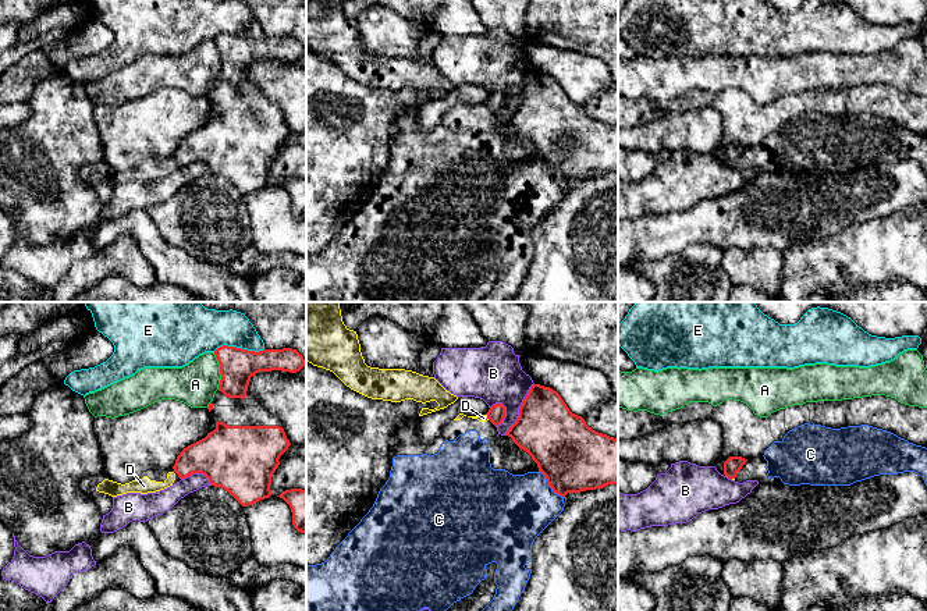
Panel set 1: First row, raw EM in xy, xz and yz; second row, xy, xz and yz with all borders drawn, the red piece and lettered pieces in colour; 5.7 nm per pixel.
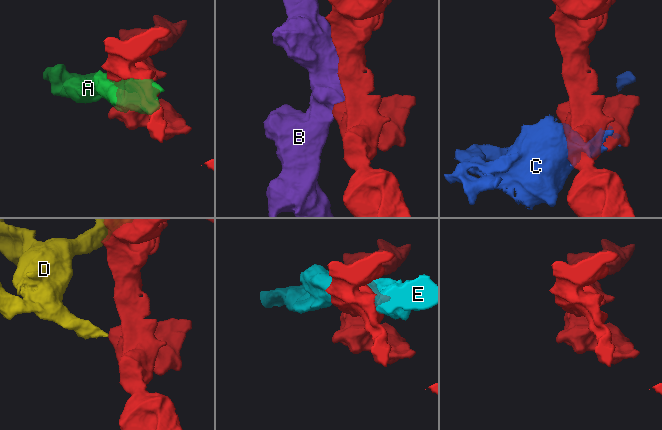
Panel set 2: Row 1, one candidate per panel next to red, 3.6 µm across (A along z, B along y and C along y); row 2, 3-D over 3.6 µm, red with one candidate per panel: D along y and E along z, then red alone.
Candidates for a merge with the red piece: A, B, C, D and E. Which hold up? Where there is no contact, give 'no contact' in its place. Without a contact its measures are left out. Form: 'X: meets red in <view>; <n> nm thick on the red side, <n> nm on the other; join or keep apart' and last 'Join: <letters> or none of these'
A: meets red in xy; 200 nm thick on the red side, 260 nm on the other; keep apart
B: meets red in xz; 360 nm thick on the red side, 320 nm on the other; keep apart
C: meets red in xz; 400 nm thick on the red side, 400 nm on the other; keep apart
D: meets red in xz; 100 nm thick on the red side, 50 nm on the other; keep apart
E: meets red in xy; 200 nm thick on the red side, 240 nm on the other; keep apart
Join: none of these

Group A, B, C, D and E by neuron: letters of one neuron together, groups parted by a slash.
A / B / C D / E

